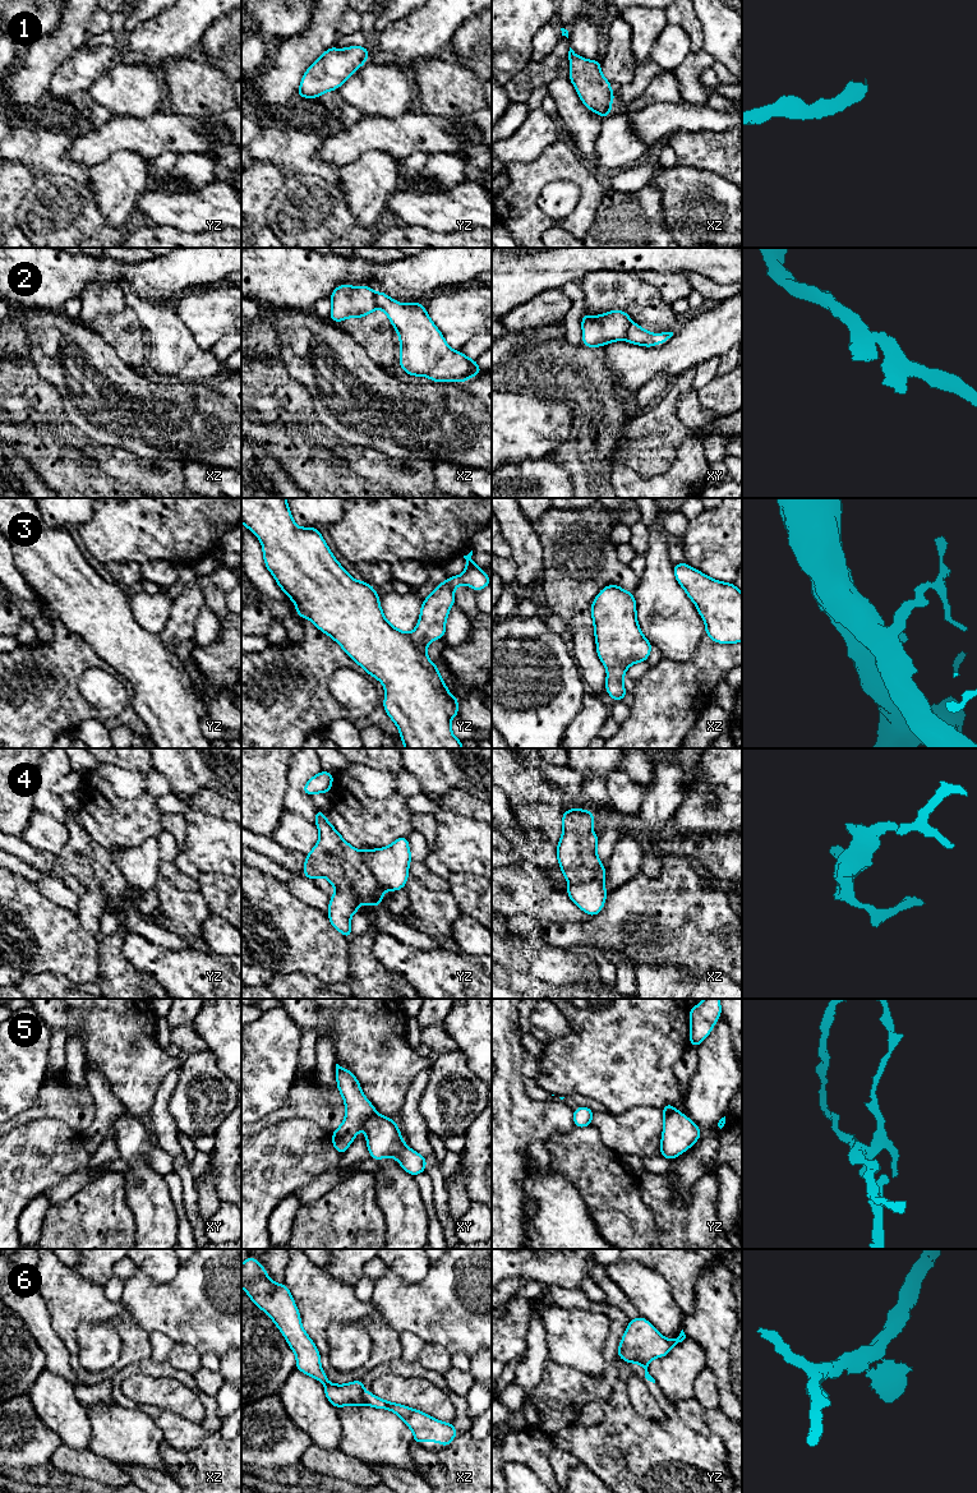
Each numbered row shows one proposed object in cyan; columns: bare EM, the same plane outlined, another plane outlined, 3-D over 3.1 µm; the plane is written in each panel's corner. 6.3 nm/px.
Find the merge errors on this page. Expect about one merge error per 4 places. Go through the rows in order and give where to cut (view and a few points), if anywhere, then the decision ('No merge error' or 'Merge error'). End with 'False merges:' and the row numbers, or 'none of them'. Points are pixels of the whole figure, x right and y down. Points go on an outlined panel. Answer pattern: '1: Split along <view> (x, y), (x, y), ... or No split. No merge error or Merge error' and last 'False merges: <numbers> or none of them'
1: No split. No merge error
2: Split along xy (631, 322), (623, 339). Merge error
3: No split. No merge error
4: Split along yz (359, 852), (363, 862), (385, 889). Merge error
5: Split along xy (376, 1113), (363, 1123). Merge error
6: Split along xz (363, 1391), (363, 1399), (367, 1404). Merge error
False merges: 2, 4, 5, 6

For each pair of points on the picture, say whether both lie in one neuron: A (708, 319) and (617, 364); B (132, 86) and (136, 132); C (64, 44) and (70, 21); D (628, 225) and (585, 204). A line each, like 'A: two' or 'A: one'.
A: one
B: two
C: one
D: two

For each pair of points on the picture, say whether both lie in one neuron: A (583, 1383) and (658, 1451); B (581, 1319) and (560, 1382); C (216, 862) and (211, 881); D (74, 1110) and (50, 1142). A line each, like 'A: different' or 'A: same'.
A: different
B: different
C: different
D: different

